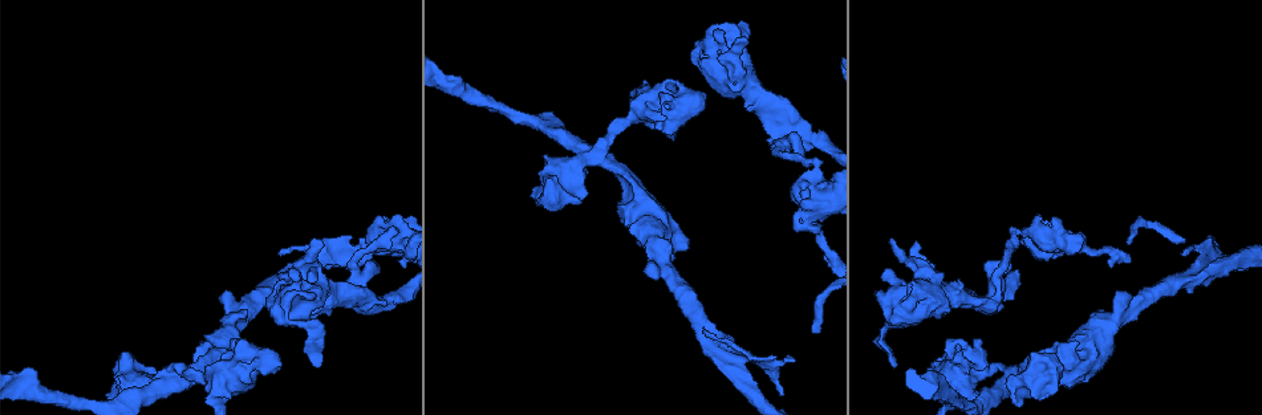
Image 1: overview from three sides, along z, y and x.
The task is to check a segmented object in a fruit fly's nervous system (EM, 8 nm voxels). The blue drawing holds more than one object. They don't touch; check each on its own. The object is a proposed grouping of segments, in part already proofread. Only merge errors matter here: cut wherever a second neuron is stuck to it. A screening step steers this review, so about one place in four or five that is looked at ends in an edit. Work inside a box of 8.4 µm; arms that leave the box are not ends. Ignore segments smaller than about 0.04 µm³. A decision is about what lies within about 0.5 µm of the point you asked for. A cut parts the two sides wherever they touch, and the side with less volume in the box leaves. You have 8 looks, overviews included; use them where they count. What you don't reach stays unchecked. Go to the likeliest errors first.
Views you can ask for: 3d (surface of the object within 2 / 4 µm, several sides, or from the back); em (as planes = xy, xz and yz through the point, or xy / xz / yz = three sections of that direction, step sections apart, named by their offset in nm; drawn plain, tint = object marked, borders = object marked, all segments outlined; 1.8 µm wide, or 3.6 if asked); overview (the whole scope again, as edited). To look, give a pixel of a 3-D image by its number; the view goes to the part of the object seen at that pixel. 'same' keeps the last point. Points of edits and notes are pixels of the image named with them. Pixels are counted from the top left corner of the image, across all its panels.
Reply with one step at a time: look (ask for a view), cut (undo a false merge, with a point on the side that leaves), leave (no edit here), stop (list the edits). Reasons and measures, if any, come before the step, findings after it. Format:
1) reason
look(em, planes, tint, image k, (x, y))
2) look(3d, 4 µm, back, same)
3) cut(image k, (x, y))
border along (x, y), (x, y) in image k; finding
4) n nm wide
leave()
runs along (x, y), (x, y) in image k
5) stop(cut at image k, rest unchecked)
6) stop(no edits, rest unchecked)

thin neck
look(em, planes, tint, image 1, (602, 160))

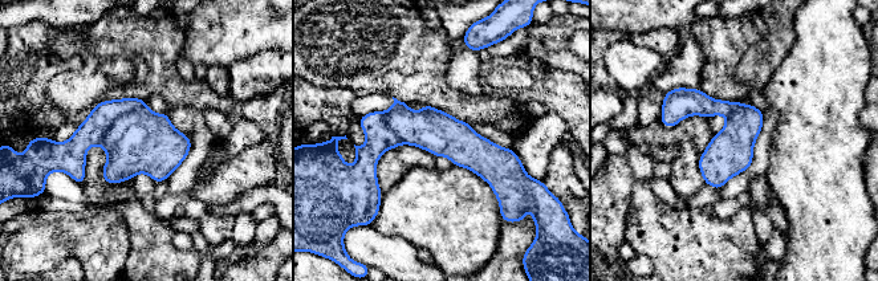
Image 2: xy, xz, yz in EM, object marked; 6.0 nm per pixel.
cut(image 2, (89, 133))
border along (145, 104), (121, 114), (98, 143) in image 2; two neurons meet here

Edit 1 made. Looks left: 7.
look(3d, 2 µm, image 1, (981, 302))

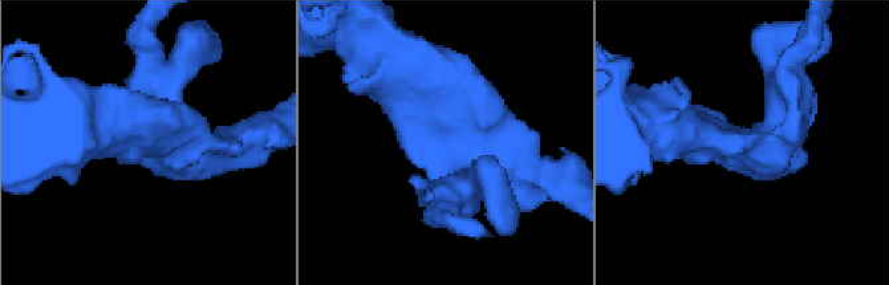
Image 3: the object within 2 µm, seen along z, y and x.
3 arms; arms of 200, 220, 440 nm; shape alone is not enough
look(em, planes, tint, image 3, (739, 147))

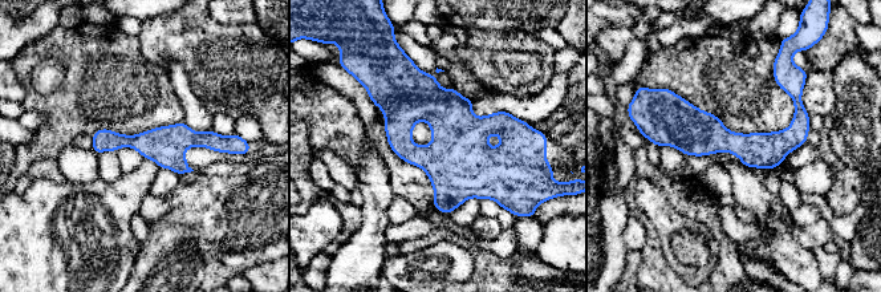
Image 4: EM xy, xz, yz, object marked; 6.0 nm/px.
leave()
all the same neuron

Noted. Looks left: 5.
abrupt turn
look(3d, 4 µm, image 1, (917, 308))

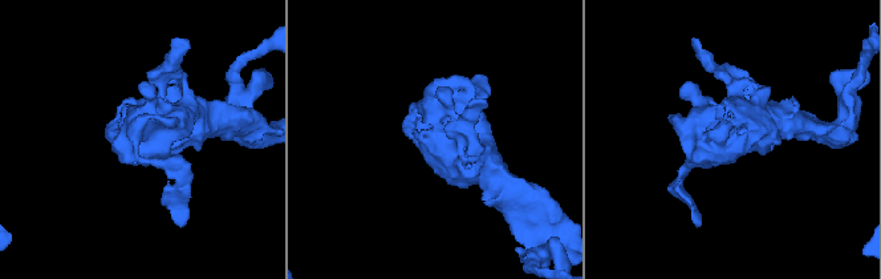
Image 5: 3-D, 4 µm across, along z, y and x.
look(em, 3.6 µm, planes, plain, image 5, (144, 133))

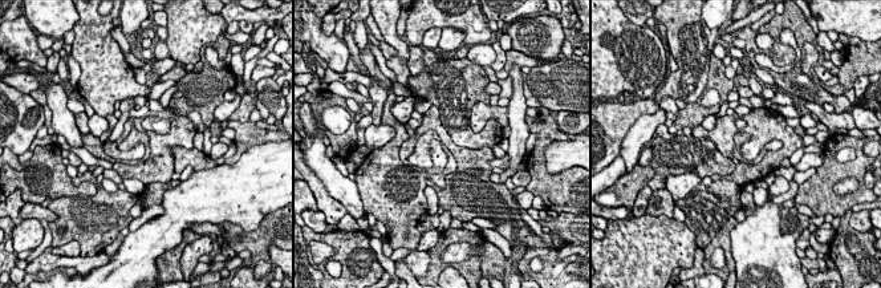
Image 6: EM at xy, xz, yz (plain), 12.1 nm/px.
look(em, 3.6 µm, planes, tint, same)

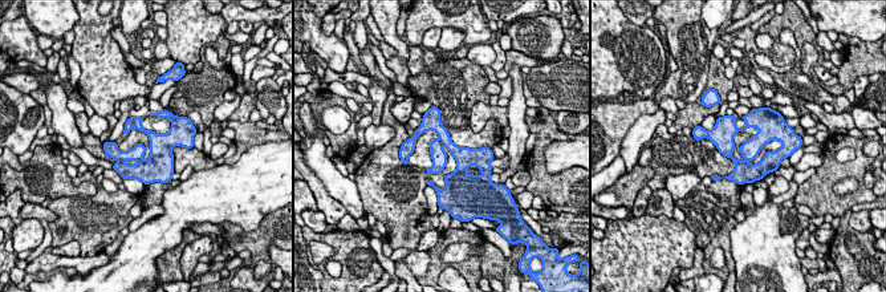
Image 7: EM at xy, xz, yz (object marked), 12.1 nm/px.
leave()
runs along (403, 149), (435, 126), (462, 155), (479, 155) in image 7; continuous, no second neuron

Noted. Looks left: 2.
stop(cut at image 2, rest unchecked)

